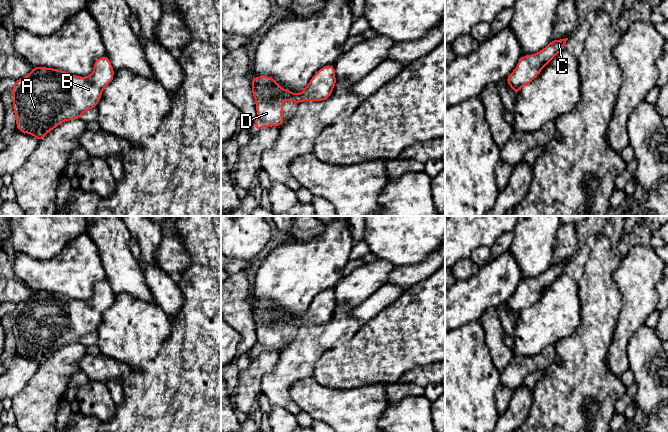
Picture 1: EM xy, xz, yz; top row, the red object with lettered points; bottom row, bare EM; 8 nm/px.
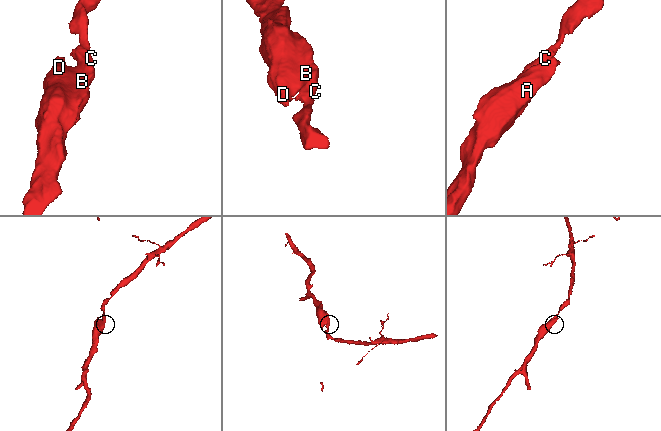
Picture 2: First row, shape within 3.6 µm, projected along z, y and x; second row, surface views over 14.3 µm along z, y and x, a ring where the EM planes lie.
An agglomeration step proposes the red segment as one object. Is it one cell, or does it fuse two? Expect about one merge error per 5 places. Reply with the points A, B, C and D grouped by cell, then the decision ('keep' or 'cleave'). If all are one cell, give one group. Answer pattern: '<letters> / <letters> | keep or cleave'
A B C D | keep

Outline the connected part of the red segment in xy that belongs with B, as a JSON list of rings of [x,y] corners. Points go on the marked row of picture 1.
[[[107,56],[96,59],[91,75],[80,77],[59,69],[35,67],[31,73],[16,80],[11,89],[17,130],[32,134],[38,141],[61,122],[80,119],[81,115],[96,108],[103,89],[112,82],[114,69]]]

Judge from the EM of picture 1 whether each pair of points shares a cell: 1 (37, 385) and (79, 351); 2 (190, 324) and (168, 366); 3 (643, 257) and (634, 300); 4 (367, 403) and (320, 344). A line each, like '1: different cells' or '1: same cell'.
1: same cell
2: same cell
3: same cell
4: different cells

